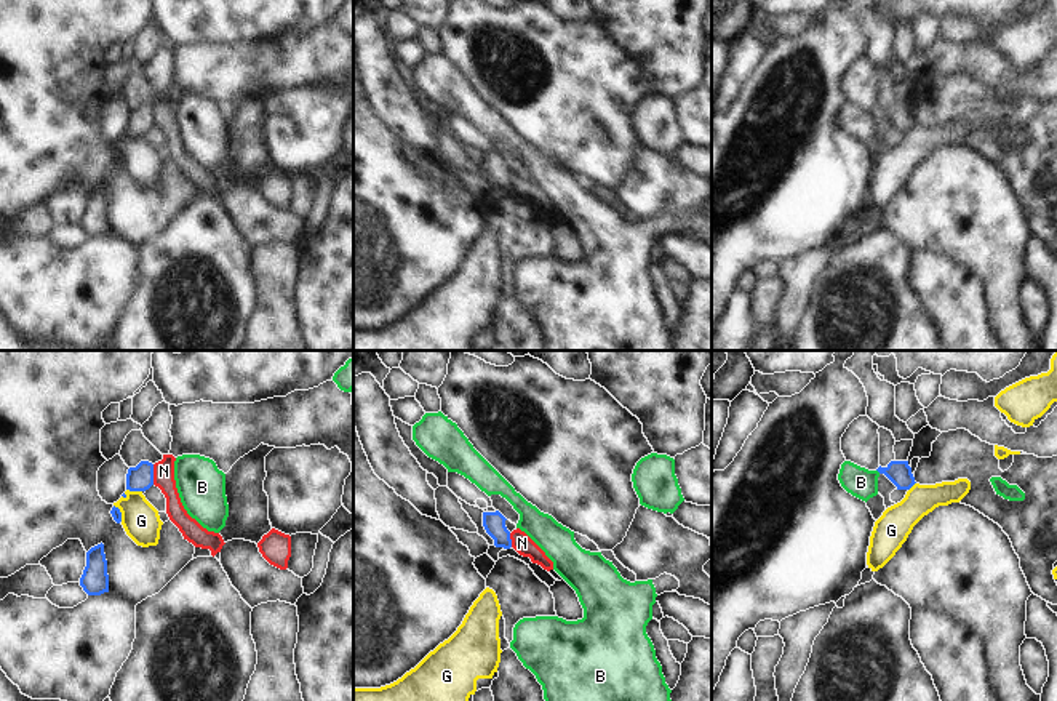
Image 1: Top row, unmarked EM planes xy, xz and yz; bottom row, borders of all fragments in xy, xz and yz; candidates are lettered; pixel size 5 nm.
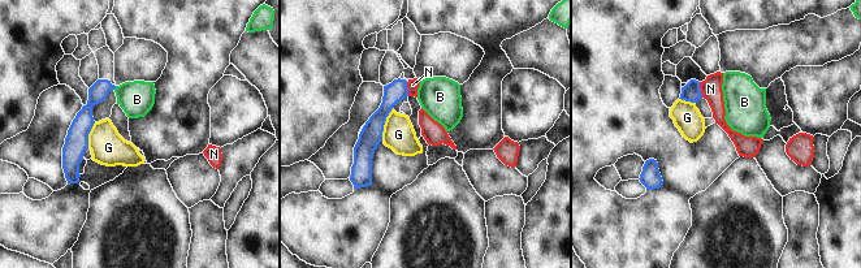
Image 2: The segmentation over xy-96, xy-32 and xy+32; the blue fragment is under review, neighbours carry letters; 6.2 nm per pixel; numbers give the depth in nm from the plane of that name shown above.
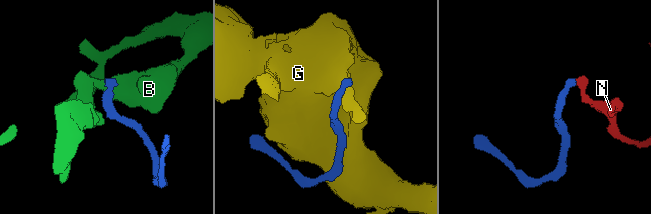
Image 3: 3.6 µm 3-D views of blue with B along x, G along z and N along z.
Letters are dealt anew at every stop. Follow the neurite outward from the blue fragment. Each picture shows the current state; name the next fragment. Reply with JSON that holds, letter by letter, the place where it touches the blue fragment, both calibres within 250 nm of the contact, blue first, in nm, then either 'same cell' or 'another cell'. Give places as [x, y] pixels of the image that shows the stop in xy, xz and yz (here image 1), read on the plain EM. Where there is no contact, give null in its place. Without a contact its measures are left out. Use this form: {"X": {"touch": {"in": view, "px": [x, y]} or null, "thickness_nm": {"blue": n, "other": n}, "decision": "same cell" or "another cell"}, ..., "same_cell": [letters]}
{"B": {"touch": {"in": "yz", "px": [878, 112]}, "thickness_nm": {"blue": 120, "other": 150}, "decision": "another cell"}, "G": {"touch": {"in": "xy", "px": [135, 132]}, "thickness_nm": {"blue": 130, "other": 190}, "decision": "another cell"}, "N": {"touch": {"in": "xy", "px": [152, 116]}, "thickness_nm": {"blue": 130, "other": 110}, "decision": "another cell"}, "same_cell": []}

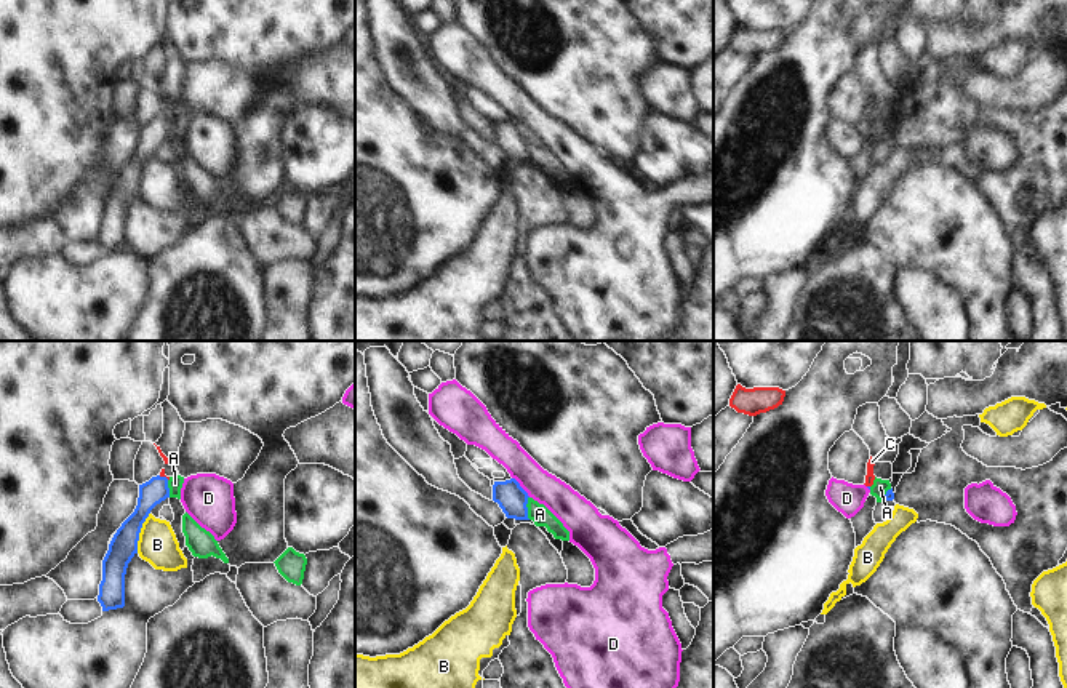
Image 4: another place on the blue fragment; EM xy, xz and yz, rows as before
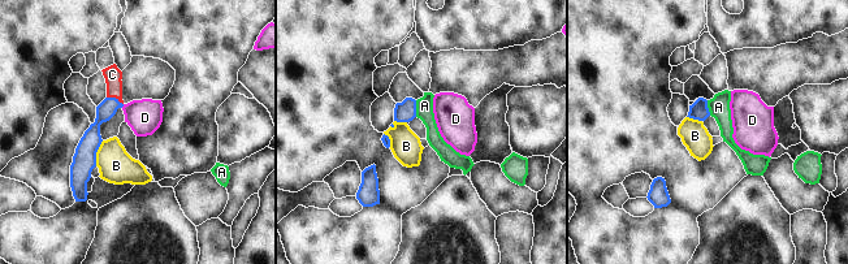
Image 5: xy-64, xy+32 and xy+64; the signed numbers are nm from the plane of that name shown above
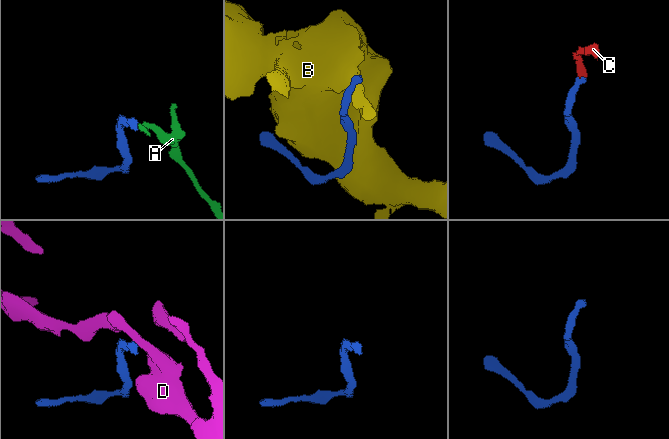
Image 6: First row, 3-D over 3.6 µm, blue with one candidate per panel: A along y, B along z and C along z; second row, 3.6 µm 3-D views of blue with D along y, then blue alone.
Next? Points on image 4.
{"A": {"touch": {"in": "xz", "px": [527, 149]}, "thickness_nm": {"blue": 150, "other": 100}, "decision": "another cell"}, "B": {"touch": {"in": "xy", "px": [139, 173]}, "thickness_nm": {"blue": 140, "other": 200}, "decision": "another cell"}, "C": {"touch": {"in": "xy", "px": [163, 119]}, "thickness_nm": {"blue": 130, "other": 30}, "decision": "same cell"}, "D": {"touch": {"in": "xz", "px": [520, 128]}, "thickness_nm": {"blue": 150, "other": 160}, "decision": "another cell"}, "same_cell": ["C"]}

